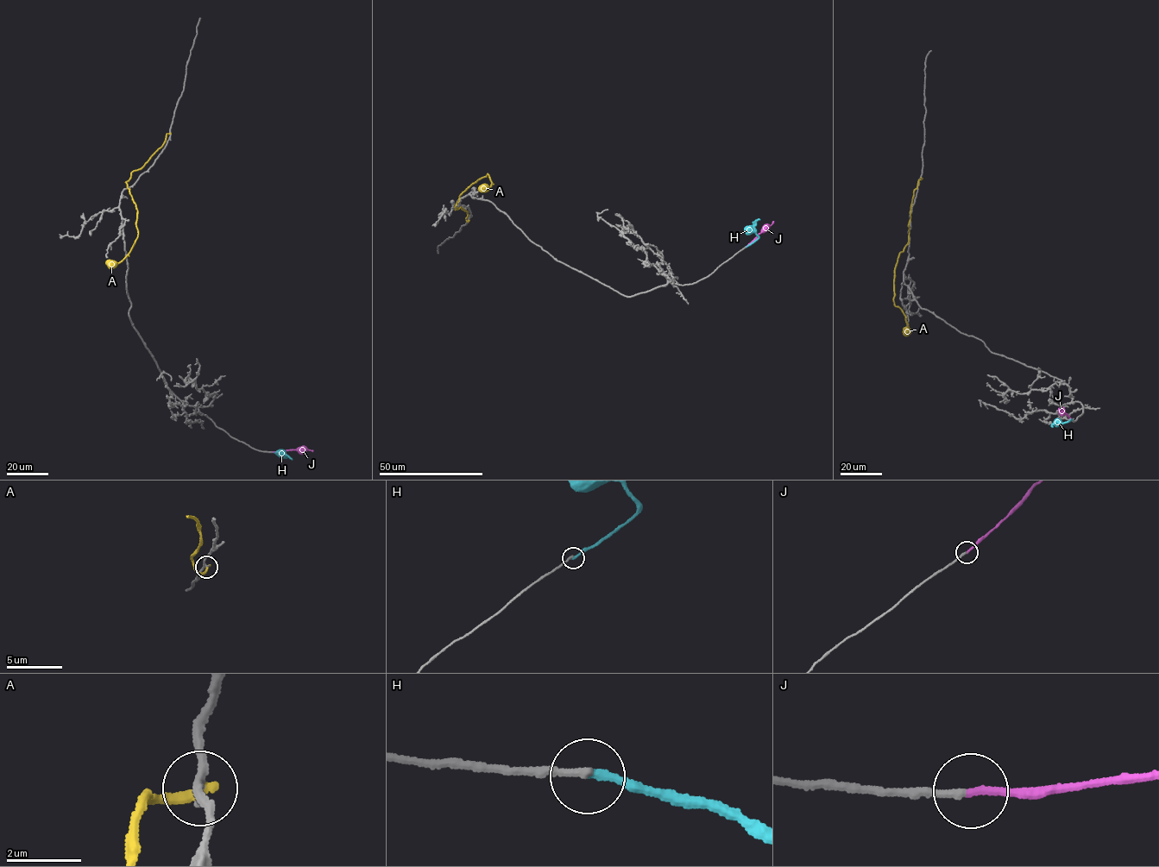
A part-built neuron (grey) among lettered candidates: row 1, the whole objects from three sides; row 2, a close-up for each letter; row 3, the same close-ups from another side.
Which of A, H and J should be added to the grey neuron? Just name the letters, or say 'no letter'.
J

